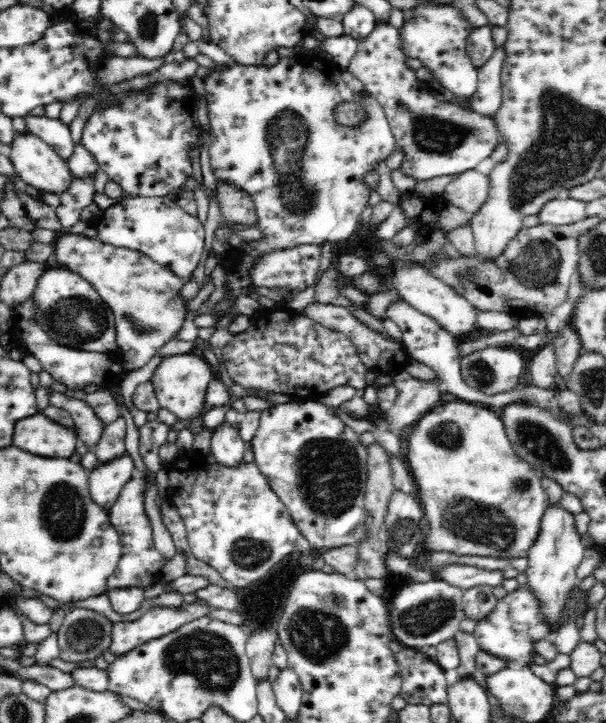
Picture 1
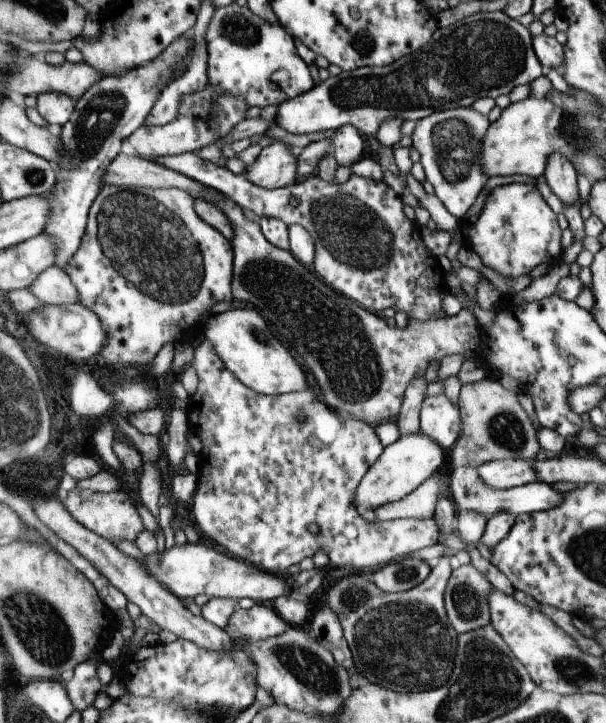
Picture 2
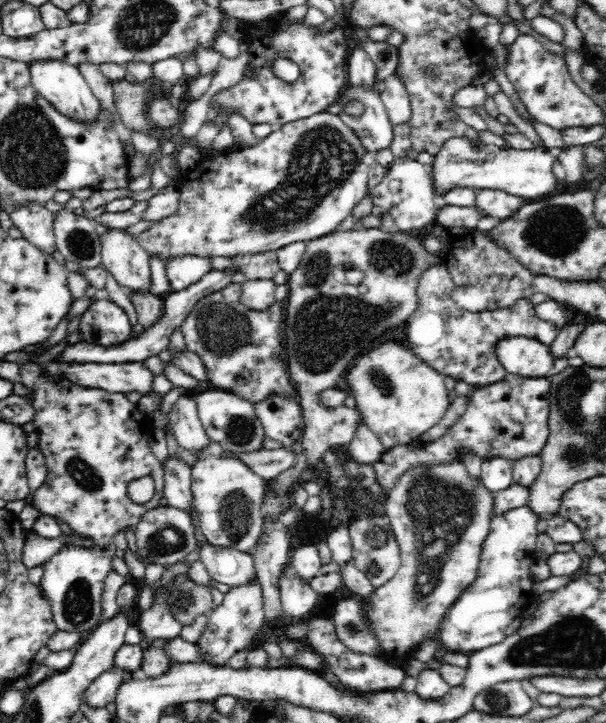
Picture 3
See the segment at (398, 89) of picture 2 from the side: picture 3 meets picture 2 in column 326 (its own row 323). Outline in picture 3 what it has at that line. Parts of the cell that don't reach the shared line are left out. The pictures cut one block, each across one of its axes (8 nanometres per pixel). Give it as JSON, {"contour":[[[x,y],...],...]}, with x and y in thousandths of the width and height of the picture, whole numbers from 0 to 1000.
{"contour":[[[182,414],[153,415],[134,436],[127,459],[145,476],[178,479],[208,473],[218,450],[205,427]]]}

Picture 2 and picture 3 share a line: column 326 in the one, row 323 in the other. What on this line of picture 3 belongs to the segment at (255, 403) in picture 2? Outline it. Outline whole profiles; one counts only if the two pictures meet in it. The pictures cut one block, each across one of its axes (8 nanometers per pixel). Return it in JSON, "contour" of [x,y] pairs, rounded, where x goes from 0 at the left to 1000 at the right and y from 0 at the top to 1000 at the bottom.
{"contour":[[[713,367],[695,379],[686,401],[690,426],[667,445],[672,472],[665,479],[729,519],[766,526],[779,538],[802,535],[837,519],[833,510],[815,501],[817,479],[825,469],[865,465],[906,477],[917,467],[917,450],[891,441],[871,412],[838,426],[776,432],[754,425],[743,411],[746,401],[748,387],[734,367]]]}

